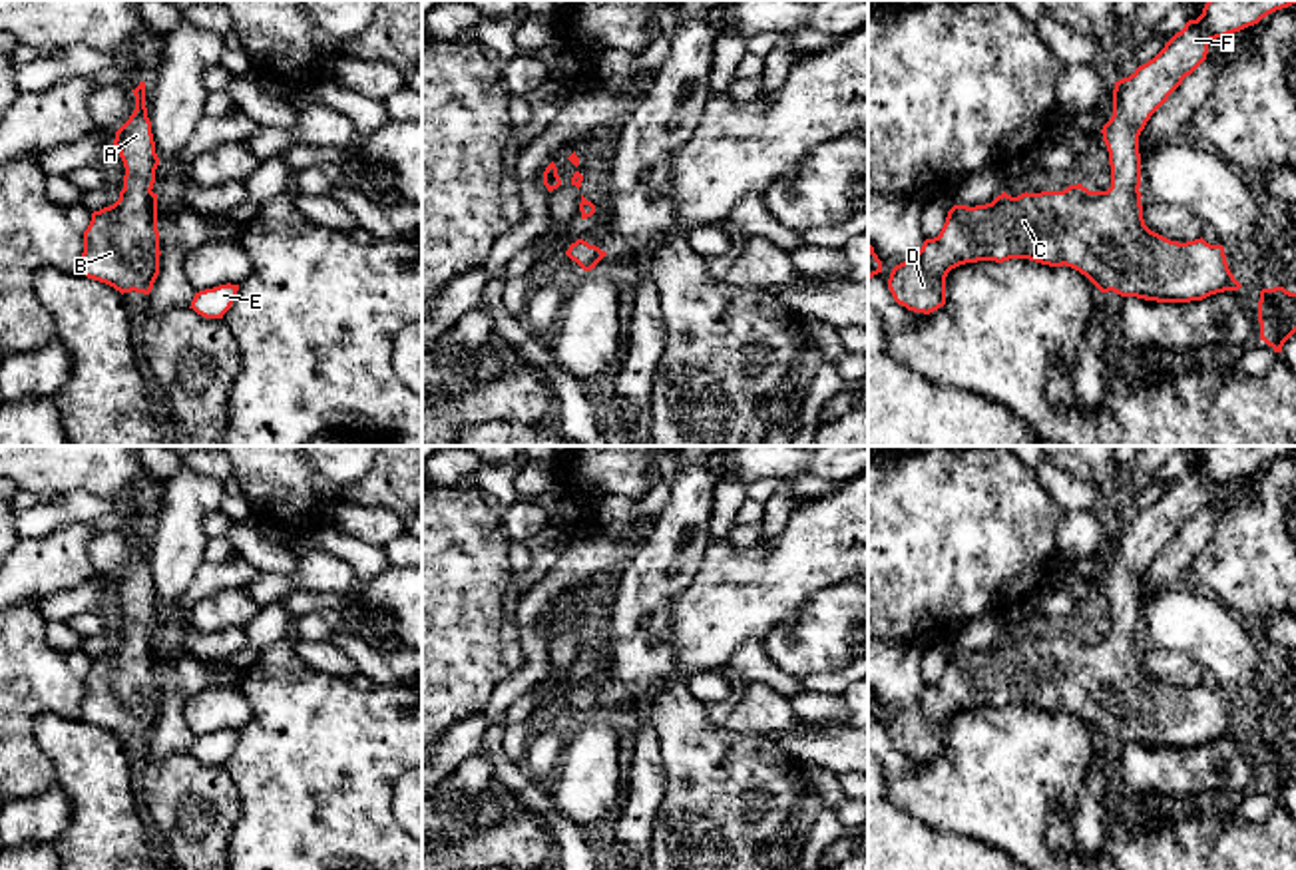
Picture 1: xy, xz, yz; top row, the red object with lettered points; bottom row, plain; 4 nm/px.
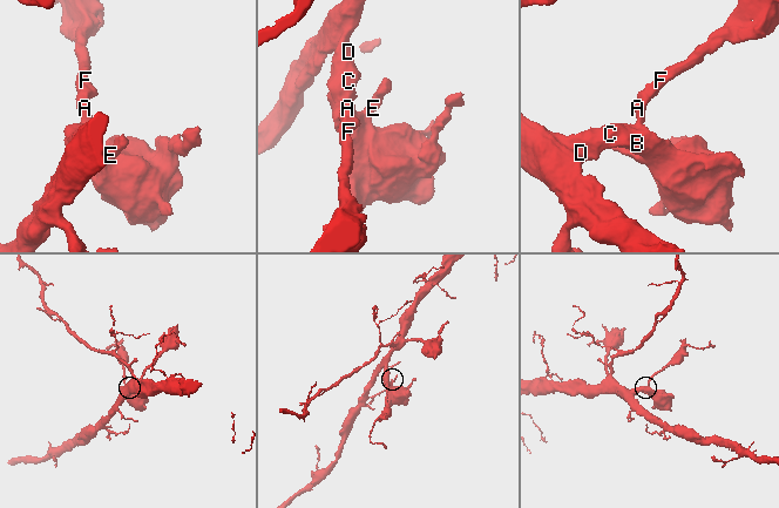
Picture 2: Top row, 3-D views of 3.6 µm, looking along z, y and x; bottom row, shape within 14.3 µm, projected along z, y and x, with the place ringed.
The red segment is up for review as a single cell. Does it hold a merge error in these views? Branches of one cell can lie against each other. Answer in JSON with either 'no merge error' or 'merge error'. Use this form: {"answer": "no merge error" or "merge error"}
{"answer": "no merge error"}

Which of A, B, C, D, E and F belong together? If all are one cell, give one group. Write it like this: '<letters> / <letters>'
A B C D E F

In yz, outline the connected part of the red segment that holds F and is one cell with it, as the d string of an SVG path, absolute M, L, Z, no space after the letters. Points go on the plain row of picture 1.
M1208 446L1202 460L1188 466L1153 506L1115 528L1113 561L1101 575L1111 611L1107 637L1089 637L1077 629L1063 637L1025 637L1017 643L1003 637L991 649L975 653L954 651L940 681L926 685L912 705L892 715L888 735L894 747L908 757L930 761L946 751L946 723L952 715L1009 705L1065 711L1085 721L1101 739L1113 737L1157 749L1190 749L1238 737L1242 731L1230 719L1222 691L1210 691L1202 683L1187 689L1171 687L1145 671L1139 581L1183 526L1206 506L1210 486L1254 472L1292 450L1296 446Z

